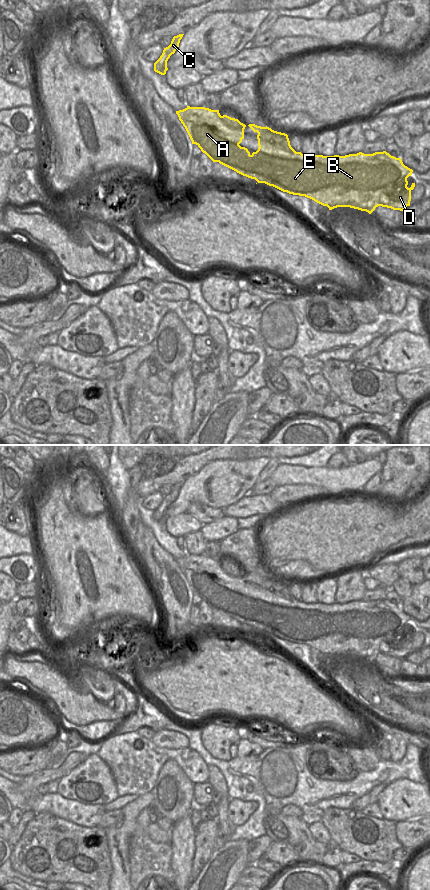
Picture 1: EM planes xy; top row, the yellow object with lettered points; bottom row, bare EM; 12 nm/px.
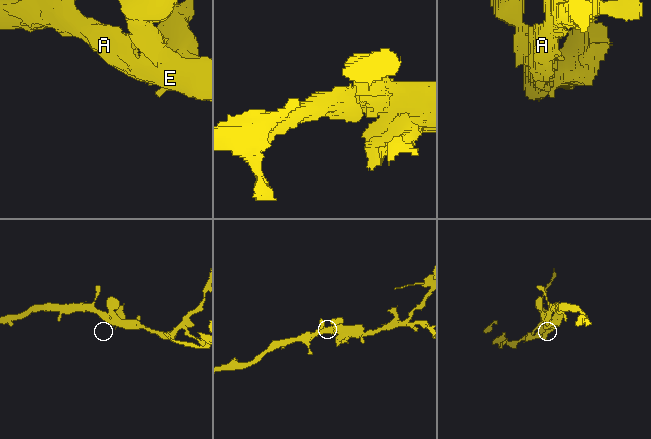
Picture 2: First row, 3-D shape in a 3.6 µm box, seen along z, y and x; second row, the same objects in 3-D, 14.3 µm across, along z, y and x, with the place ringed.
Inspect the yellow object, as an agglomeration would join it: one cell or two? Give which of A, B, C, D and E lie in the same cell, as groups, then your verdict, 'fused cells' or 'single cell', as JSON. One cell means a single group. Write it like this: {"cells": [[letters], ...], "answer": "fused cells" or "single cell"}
{"cells": [["A", "B", "C", "D", "E"]], "answer": "single cell"}

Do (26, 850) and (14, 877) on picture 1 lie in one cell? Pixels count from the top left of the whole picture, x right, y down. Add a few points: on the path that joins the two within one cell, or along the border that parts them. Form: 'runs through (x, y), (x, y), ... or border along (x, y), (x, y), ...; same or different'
border along (10, 861), (10, 866), (14, 870), (37, 879); different

